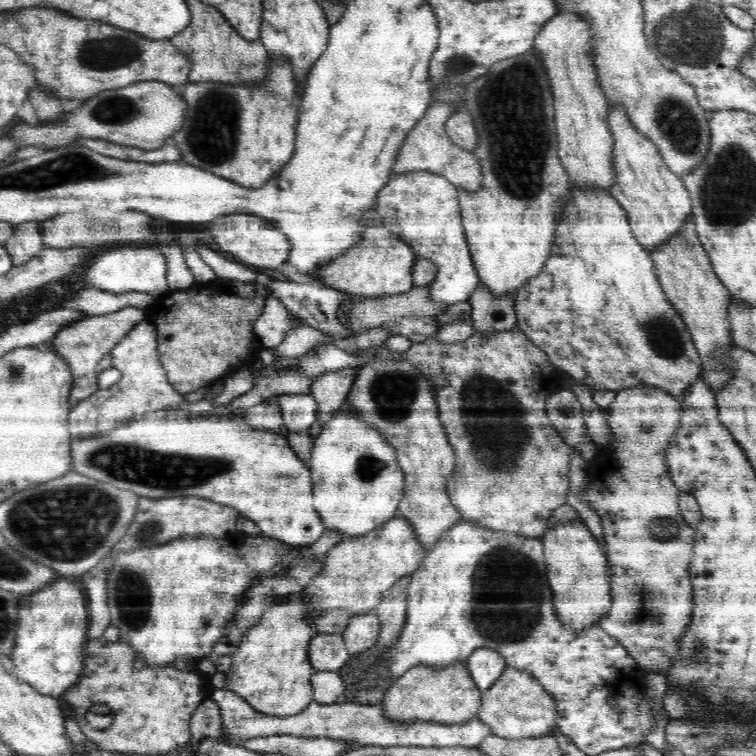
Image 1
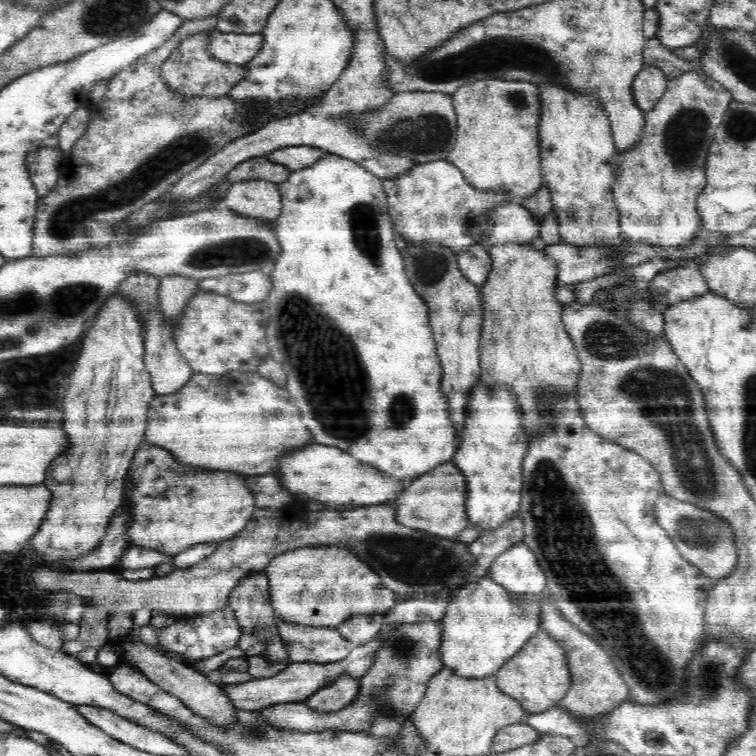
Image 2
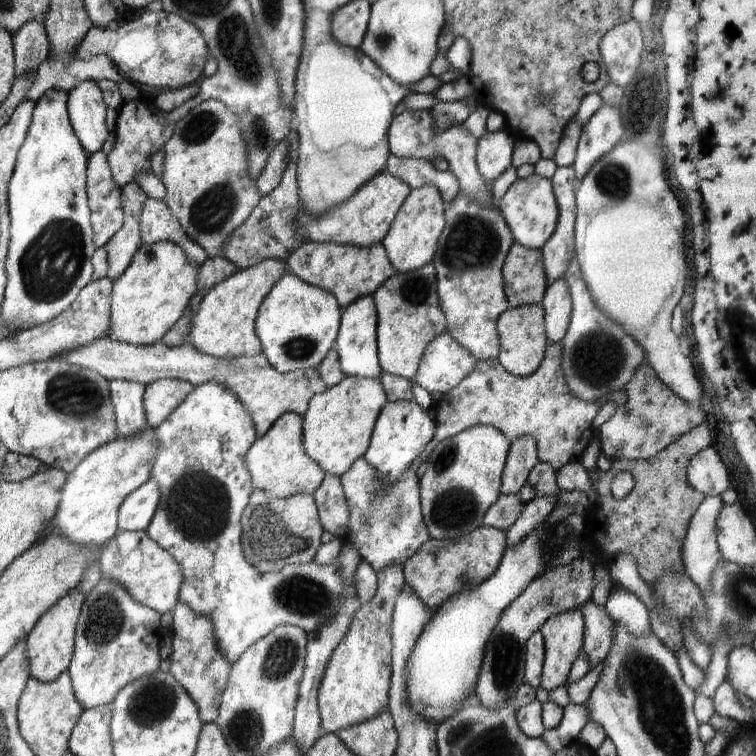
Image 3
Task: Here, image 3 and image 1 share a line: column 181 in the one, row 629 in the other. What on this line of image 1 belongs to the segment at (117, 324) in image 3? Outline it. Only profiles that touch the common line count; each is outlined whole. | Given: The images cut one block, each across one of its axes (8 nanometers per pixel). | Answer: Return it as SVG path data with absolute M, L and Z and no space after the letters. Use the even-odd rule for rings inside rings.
M302 591L292 594L286 602L280 602L276 606L270 606L266 614L258 620L254 628L246 632L241 644L238 644L236 652L233 652L232 665L229 672L226 672L225 687L228 690L240 695L256 711L270 716L290 716L302 712L313 701L312 676L315 669L309 661L309 647L311 639L317 636L318 630L313 628L313 619L320 619L325 614L320 608L313 608L307 602Z

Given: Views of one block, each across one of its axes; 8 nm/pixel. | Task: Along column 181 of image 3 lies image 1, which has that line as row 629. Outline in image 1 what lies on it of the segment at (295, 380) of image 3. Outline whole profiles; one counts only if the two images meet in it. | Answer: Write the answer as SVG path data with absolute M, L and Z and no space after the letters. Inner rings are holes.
M365 611L364 614L352 618L346 630L342 632L350 655L354 656L374 647L378 642L380 628L379 616L373 611Z

